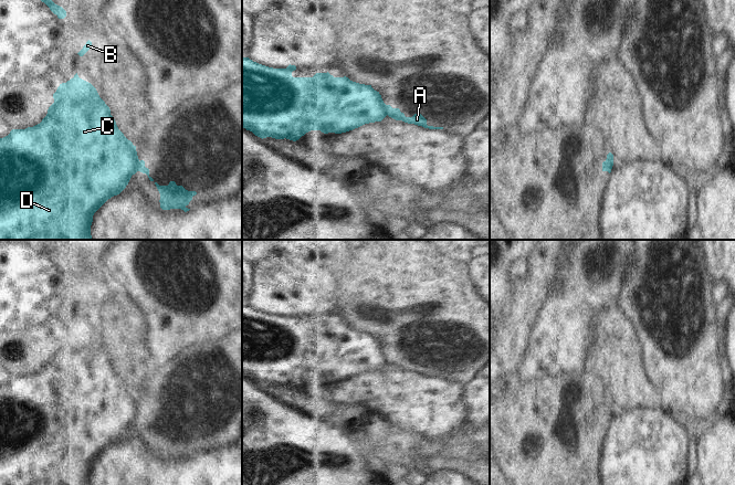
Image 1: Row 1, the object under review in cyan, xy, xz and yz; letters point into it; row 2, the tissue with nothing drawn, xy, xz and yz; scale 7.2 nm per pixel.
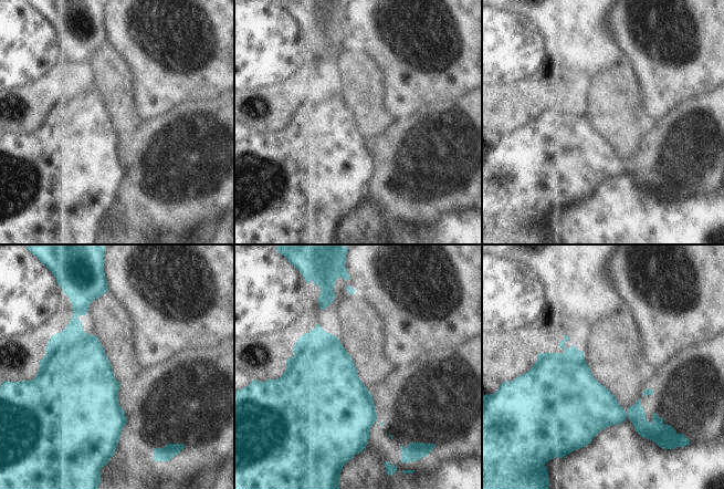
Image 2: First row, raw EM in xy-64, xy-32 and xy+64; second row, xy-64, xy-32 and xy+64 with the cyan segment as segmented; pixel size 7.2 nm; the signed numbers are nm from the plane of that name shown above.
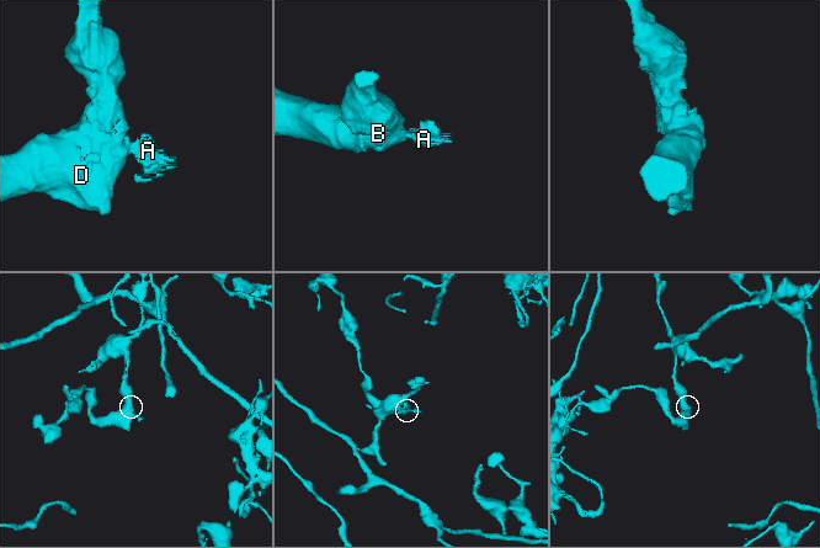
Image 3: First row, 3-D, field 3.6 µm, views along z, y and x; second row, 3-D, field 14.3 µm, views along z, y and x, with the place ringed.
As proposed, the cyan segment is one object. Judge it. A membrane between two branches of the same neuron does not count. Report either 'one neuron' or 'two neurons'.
two neurons

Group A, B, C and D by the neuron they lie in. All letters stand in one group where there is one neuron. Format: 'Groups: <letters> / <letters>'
Groups: A / B C D.

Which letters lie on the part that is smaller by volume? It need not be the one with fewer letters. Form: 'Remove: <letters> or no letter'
Remove: A

